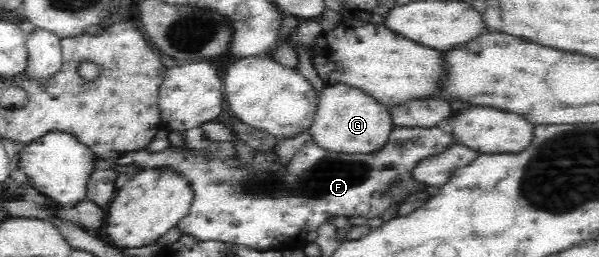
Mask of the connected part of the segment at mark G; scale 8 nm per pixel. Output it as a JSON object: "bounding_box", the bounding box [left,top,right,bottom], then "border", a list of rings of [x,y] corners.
{"bounding_box":[309,85,391,154],"border":[[[347,85],[325,87],[317,98],[319,103],[315,103],[317,107],[313,107],[315,113],[309,131],[312,141],[321,145],[323,149],[367,154],[379,150],[379,147],[385,143],[385,137],[389,135],[391,129],[387,107],[367,97],[361,89]]]}

